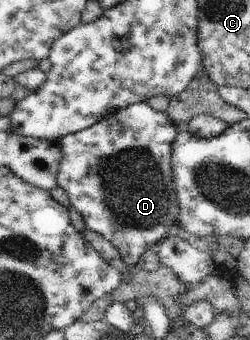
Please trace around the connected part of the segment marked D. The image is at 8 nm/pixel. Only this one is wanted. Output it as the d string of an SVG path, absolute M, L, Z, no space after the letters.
M146 101L117 110L90 128L57 142L63 154L57 174L59 188L67 192L71 206L81 214L87 229L109 241L127 266L136 266L146 250L173 232L180 209L173 181L171 148L180 131L165 111L154 110Z

